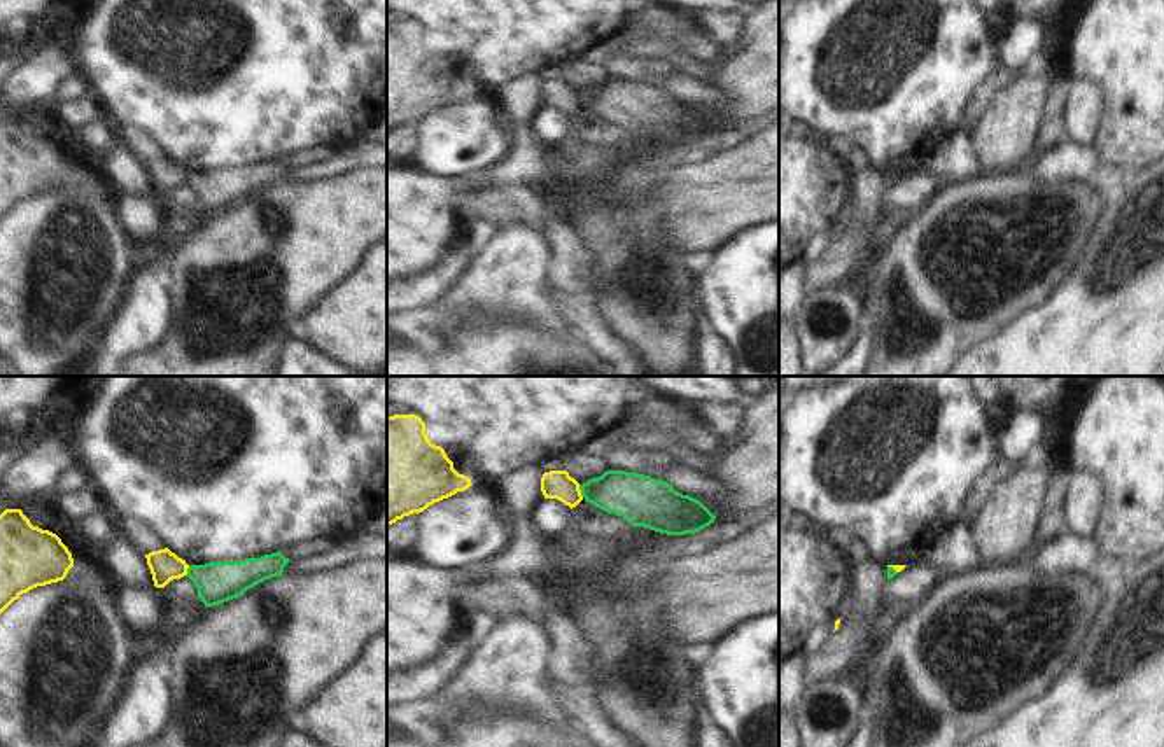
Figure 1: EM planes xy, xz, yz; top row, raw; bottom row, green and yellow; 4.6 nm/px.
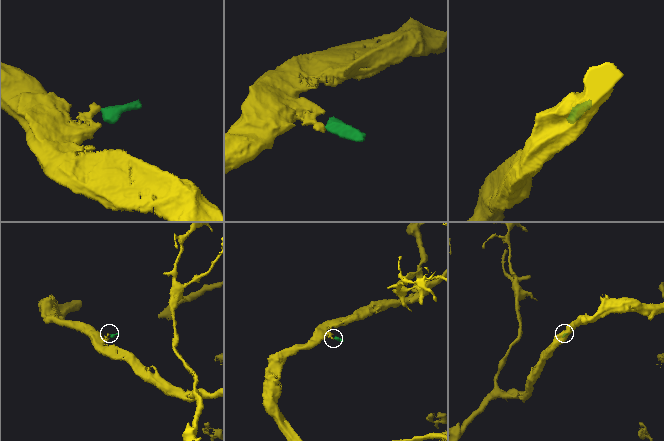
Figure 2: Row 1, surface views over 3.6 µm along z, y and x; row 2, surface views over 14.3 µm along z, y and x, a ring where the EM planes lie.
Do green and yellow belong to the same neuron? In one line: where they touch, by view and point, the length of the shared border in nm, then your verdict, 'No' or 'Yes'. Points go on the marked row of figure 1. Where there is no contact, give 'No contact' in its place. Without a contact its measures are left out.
Touches green at xz (580, 488). Shared border 60 nm. No

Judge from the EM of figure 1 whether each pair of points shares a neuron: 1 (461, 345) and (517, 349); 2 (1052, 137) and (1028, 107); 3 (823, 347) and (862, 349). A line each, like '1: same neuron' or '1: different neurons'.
1: same neuron
2: different neurons
3: different neurons

